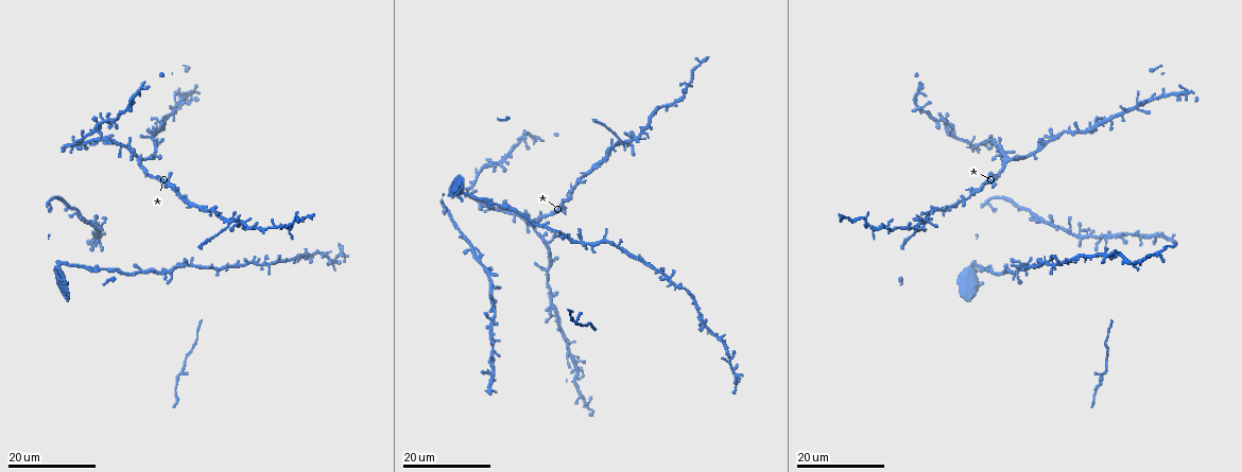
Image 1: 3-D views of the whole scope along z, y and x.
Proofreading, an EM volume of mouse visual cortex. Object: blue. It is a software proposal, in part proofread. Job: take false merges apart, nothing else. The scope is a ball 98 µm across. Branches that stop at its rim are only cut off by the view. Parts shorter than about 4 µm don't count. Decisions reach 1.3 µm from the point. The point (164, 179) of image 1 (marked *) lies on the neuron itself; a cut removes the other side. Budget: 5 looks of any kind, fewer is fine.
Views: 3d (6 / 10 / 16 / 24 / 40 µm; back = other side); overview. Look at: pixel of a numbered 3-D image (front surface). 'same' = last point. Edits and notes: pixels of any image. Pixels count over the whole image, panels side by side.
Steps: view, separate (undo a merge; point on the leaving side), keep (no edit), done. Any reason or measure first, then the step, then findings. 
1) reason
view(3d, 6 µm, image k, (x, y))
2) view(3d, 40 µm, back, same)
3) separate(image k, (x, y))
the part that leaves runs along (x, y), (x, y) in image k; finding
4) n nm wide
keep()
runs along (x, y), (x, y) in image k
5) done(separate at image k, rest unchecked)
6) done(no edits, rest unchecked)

arms part here
view(3d, 16 µm, image 1, (622, 142))

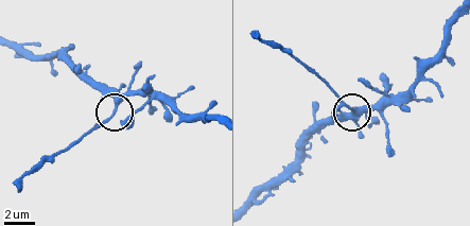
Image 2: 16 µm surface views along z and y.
view(3d, 10 µm, image 2, (118, 106))

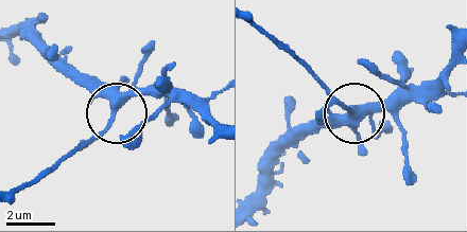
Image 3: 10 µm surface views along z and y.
300 nm wide
separate(image 3, (90, 141))
the part that leaves runs along (107, 123), (18, 188) in image 3; a second neuron is stuck on

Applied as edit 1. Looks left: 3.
three-way junction
view(3d, 16 µm, image 1, (730, 364))

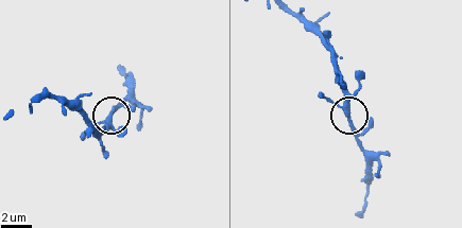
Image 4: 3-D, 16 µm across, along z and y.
closer look
view(3d, 10 µm, image 4, (111, 112))

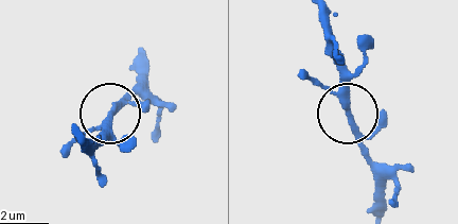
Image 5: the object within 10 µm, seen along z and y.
3 arms
keep()
one neuron here

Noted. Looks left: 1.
done(separate at image 3, rest unchecked)

